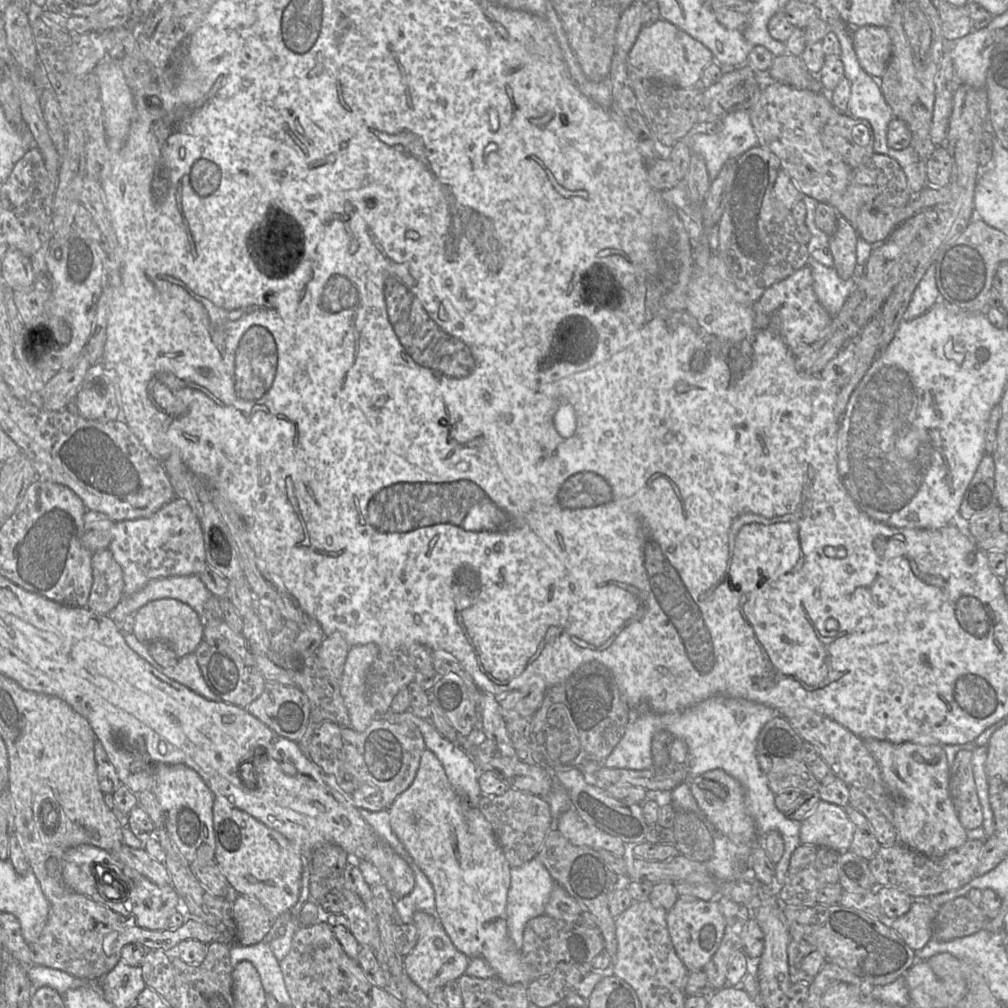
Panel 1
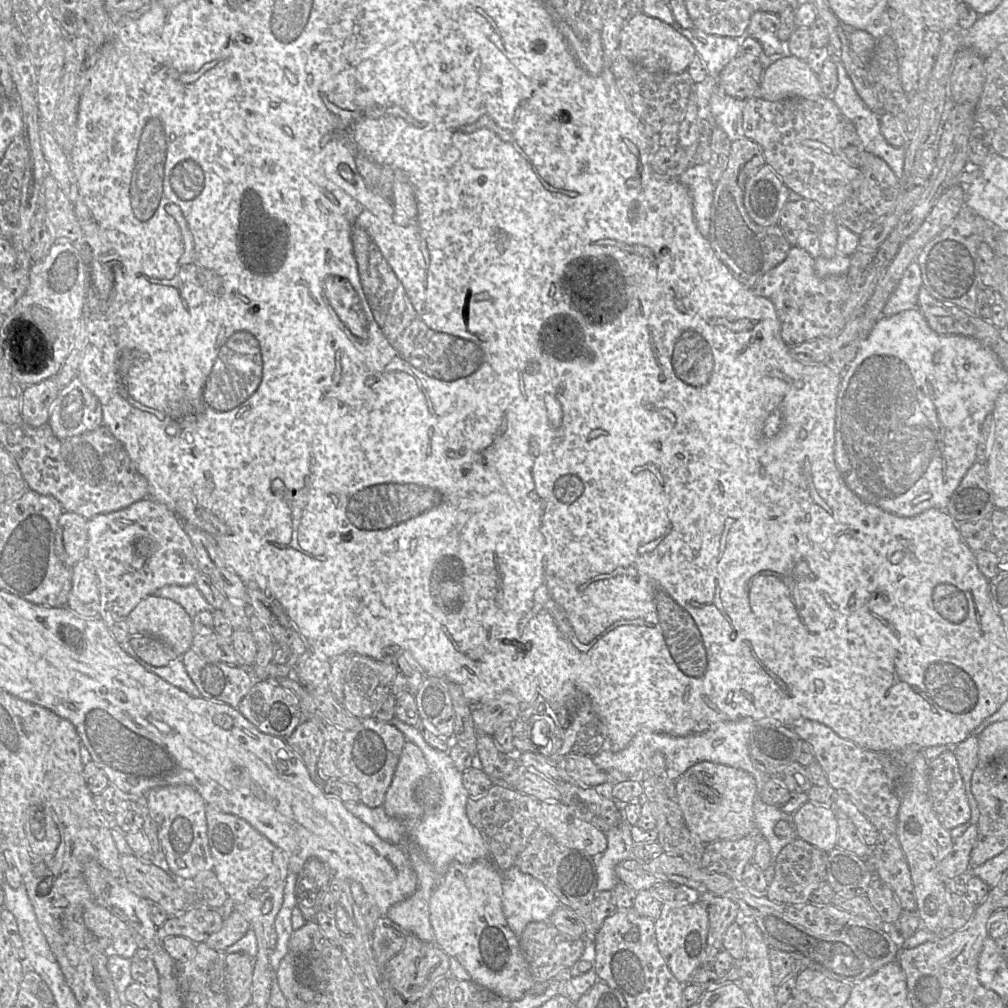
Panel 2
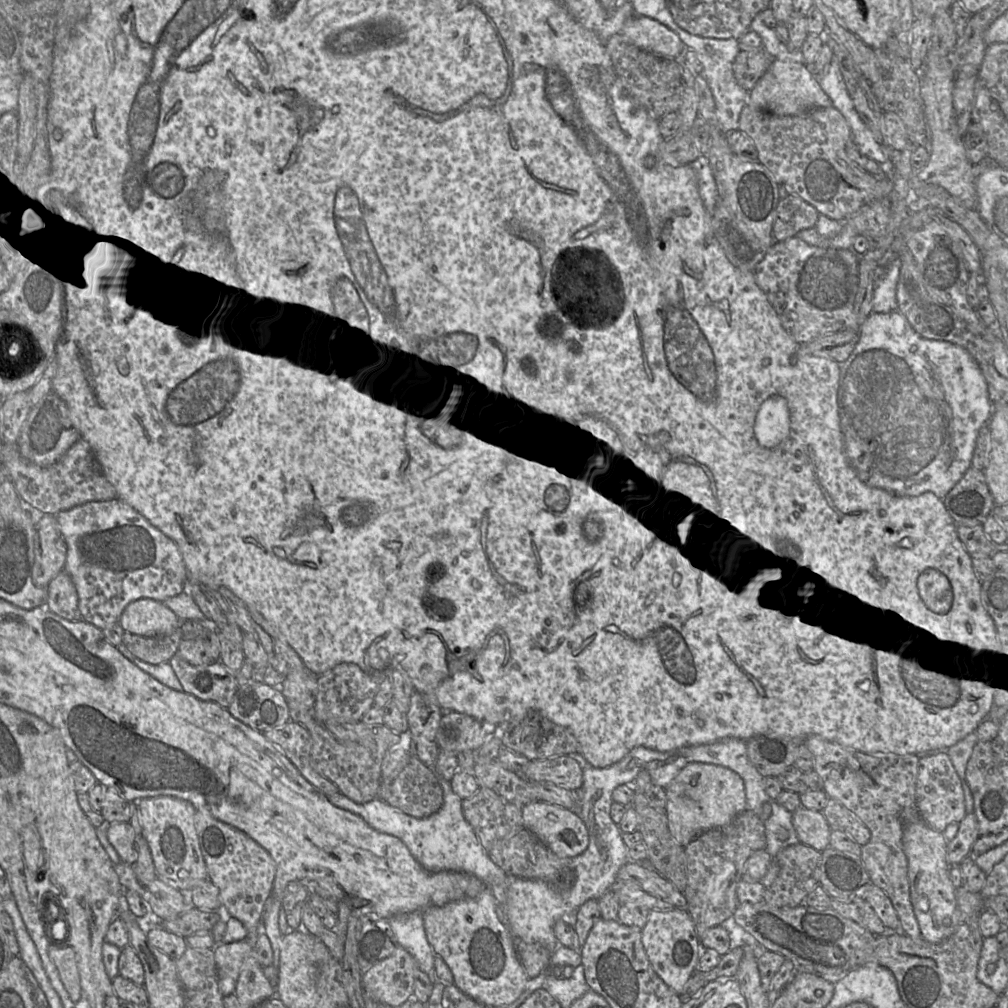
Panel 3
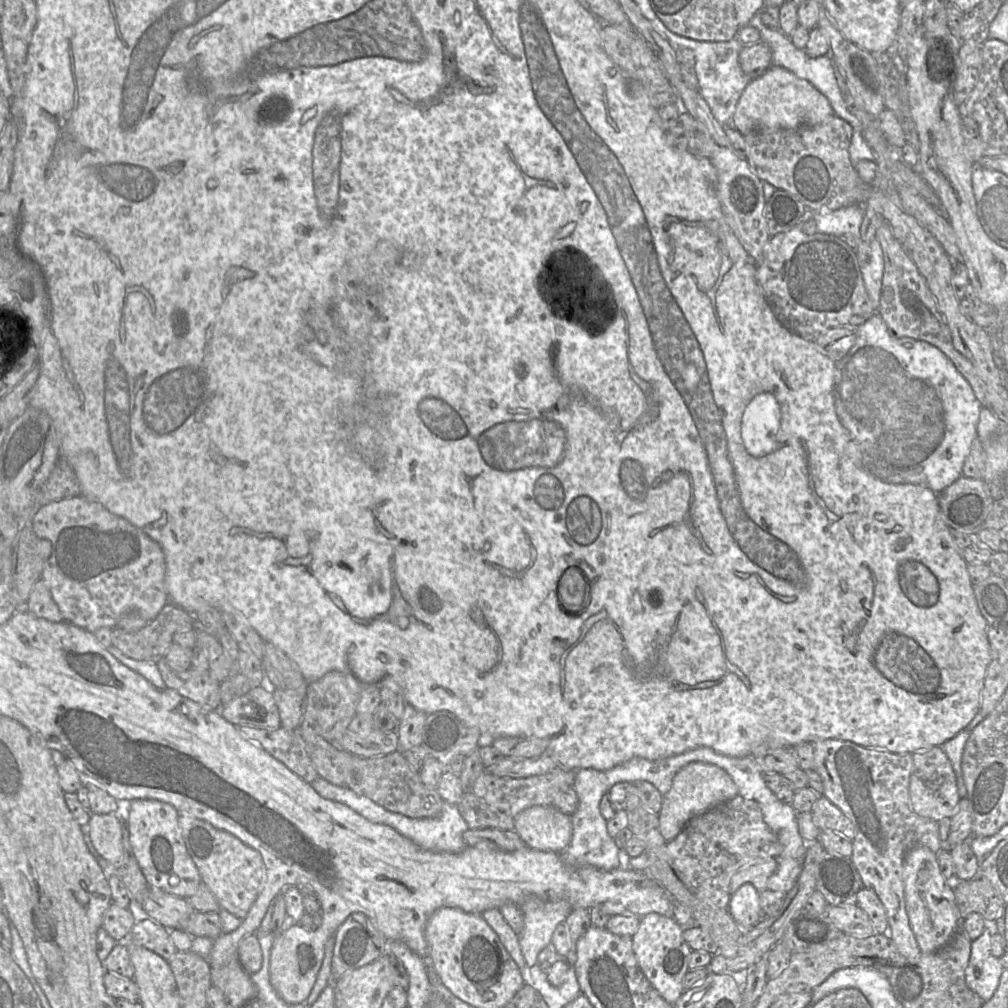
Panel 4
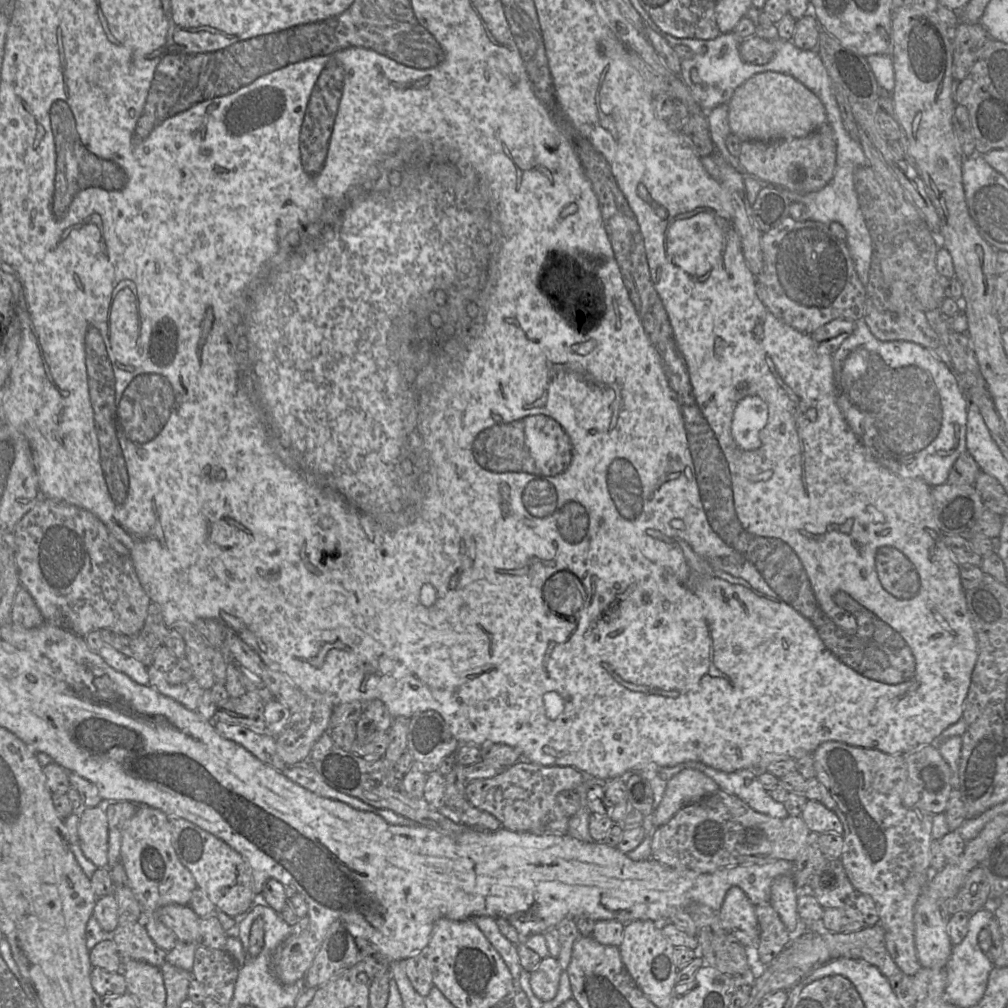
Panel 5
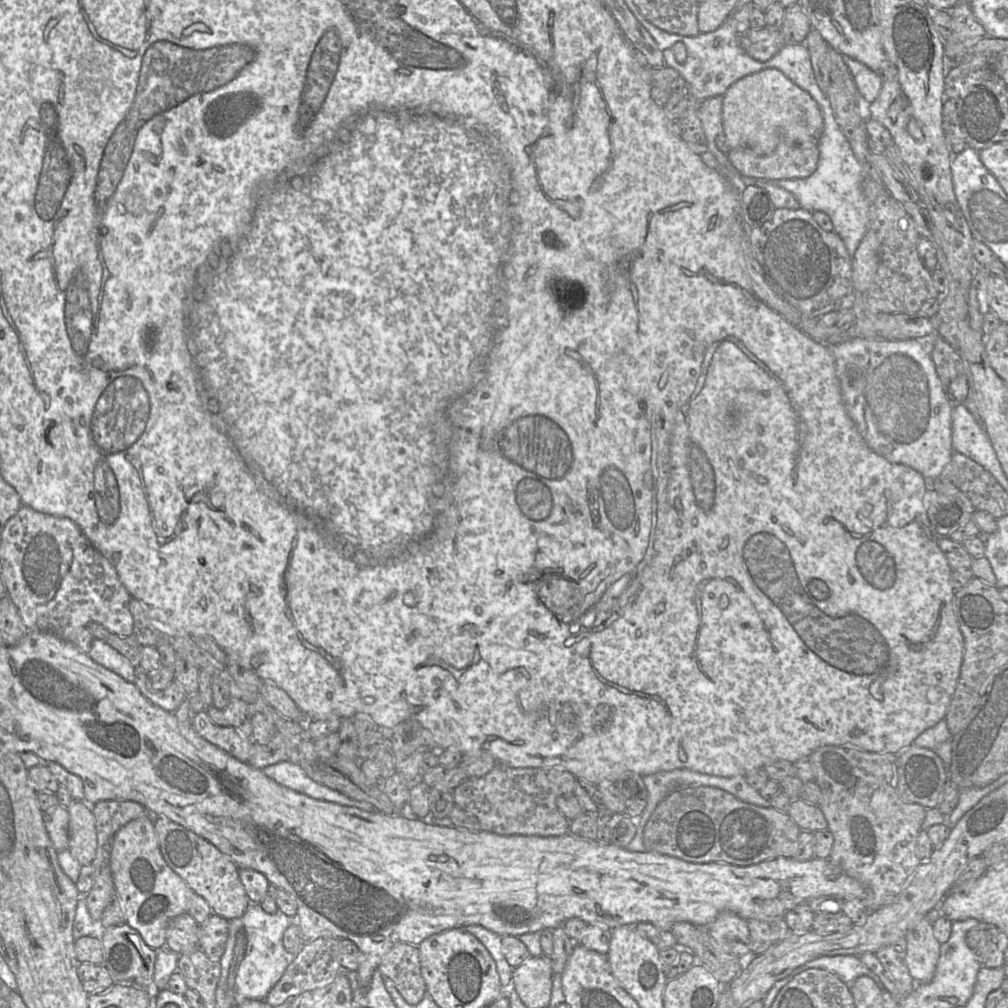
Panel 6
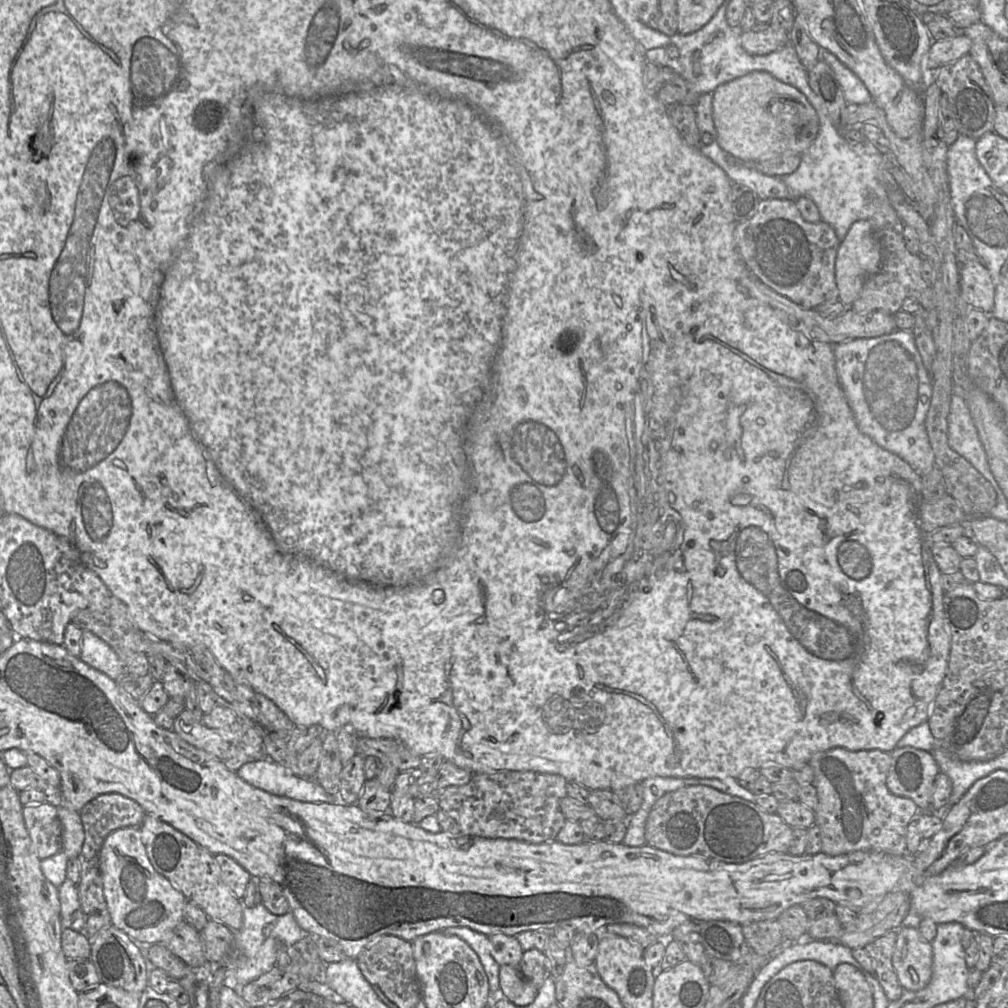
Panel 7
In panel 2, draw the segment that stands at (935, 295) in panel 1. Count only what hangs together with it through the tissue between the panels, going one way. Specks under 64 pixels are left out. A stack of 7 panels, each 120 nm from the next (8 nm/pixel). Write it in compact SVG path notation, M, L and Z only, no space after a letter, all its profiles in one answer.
M914 261L905 270L898 286L883 308L883 316L892 316L917 308L918 294L923 287L921 270Z

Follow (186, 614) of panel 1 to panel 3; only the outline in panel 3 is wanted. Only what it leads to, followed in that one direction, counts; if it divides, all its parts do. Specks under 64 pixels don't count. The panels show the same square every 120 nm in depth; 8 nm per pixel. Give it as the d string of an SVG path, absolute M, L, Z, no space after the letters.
M151 598L130 602L119 623L126 632L142 636L166 636L181 626L181 620L165 603Z

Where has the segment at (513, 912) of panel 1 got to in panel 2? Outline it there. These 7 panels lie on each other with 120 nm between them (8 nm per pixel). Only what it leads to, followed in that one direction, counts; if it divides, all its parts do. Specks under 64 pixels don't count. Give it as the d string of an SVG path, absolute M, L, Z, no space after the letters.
M515 866L502 872L502 910L517 938L528 923L549 921L559 905L559 899L533 876Z

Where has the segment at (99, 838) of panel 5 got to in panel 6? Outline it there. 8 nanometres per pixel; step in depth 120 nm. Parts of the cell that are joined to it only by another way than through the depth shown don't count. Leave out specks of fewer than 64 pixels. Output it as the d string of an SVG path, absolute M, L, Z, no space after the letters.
M73 801L67 810L69 813L68 850L82 866L91 865L98 844L92 806L85 801Z

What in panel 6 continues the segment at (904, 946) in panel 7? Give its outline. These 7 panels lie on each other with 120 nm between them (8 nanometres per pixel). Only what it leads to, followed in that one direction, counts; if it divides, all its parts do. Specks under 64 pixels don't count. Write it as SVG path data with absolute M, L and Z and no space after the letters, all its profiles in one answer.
M925 917L916 921L906 932L906 965L918 984L929 982L935 974L940 957L939 941L934 937L932 923Z

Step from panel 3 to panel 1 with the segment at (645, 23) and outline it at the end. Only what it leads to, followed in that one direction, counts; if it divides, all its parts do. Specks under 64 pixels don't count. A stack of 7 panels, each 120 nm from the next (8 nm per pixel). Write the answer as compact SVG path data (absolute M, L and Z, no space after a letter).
M662 18L644 25L628 54L628 64L649 78L681 88L700 87L701 73L712 62L713 54L706 46Z

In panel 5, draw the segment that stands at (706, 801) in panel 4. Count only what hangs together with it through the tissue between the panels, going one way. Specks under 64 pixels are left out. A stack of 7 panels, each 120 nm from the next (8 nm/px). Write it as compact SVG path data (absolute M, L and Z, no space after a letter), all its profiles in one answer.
M684 769L667 783L663 799L652 813L655 828L666 824L681 808L719 790L717 783L704 773Z

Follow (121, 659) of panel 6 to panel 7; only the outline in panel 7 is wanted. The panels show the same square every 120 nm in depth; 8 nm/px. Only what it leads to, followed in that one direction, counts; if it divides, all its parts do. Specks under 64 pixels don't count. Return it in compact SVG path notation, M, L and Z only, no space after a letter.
M83 630L80 659L113 680L125 674L125 667L115 651L90 631Z

